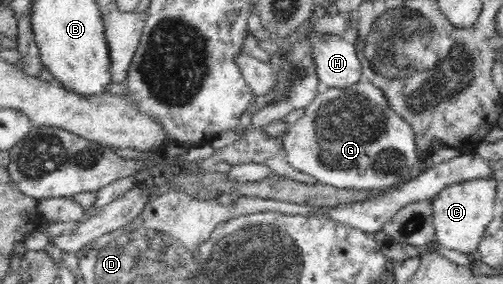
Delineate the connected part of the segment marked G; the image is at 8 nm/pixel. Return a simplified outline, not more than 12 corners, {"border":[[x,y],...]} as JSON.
{"border":[[364,78],[322,88],[279,155],[324,185],[395,189],[413,127]]}

